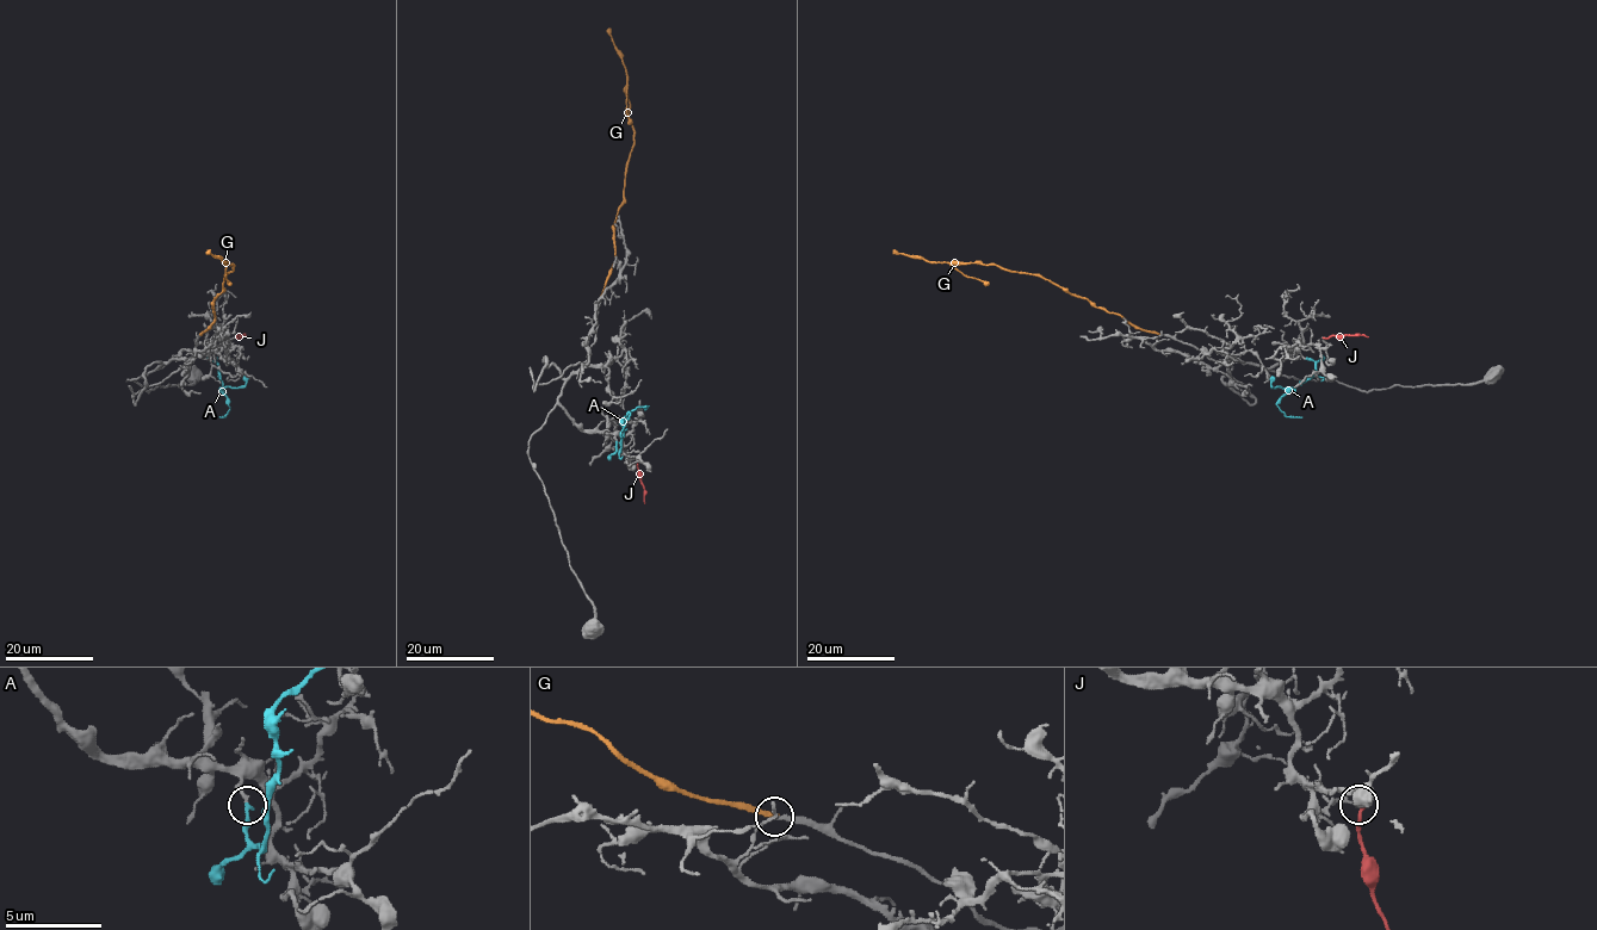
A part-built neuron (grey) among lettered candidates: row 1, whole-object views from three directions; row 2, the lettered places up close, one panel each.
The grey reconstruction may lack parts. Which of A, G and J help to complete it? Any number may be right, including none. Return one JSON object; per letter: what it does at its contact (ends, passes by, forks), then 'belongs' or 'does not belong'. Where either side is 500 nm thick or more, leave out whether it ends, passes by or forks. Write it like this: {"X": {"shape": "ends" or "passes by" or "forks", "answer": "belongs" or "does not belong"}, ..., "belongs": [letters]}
{"A": {"shape": "ends", "answer": "belongs"}, "G": {"shape": "ends", "answer": "belongs"}, "J": {"shape": "ends", "answer": "does not belong"}, "belongs": ["A", "G"]}

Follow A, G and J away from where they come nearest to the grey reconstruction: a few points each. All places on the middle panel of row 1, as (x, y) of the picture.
A: (616, 441), (619, 451), (623, 422), (629, 413), (621, 436)
G: (600, 296), (614, 261), (614, 223), (624, 200), (633, 140), (627, 117), (626, 67), (608, 28)
J: (637, 459), (644, 503)

